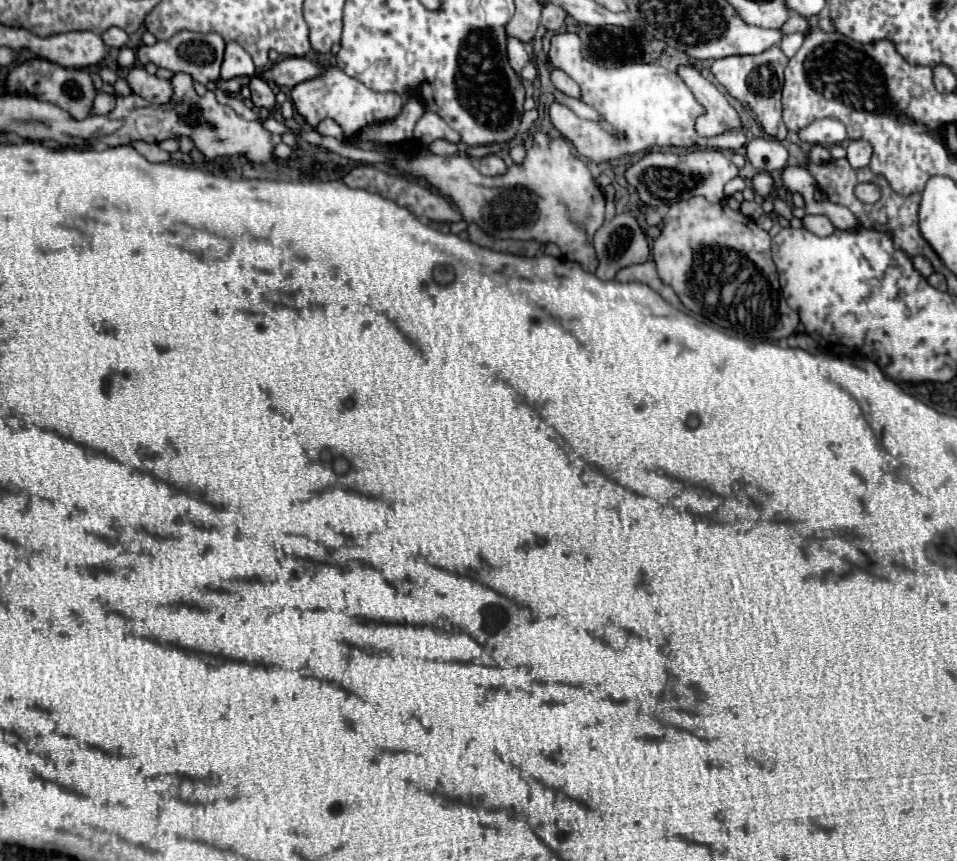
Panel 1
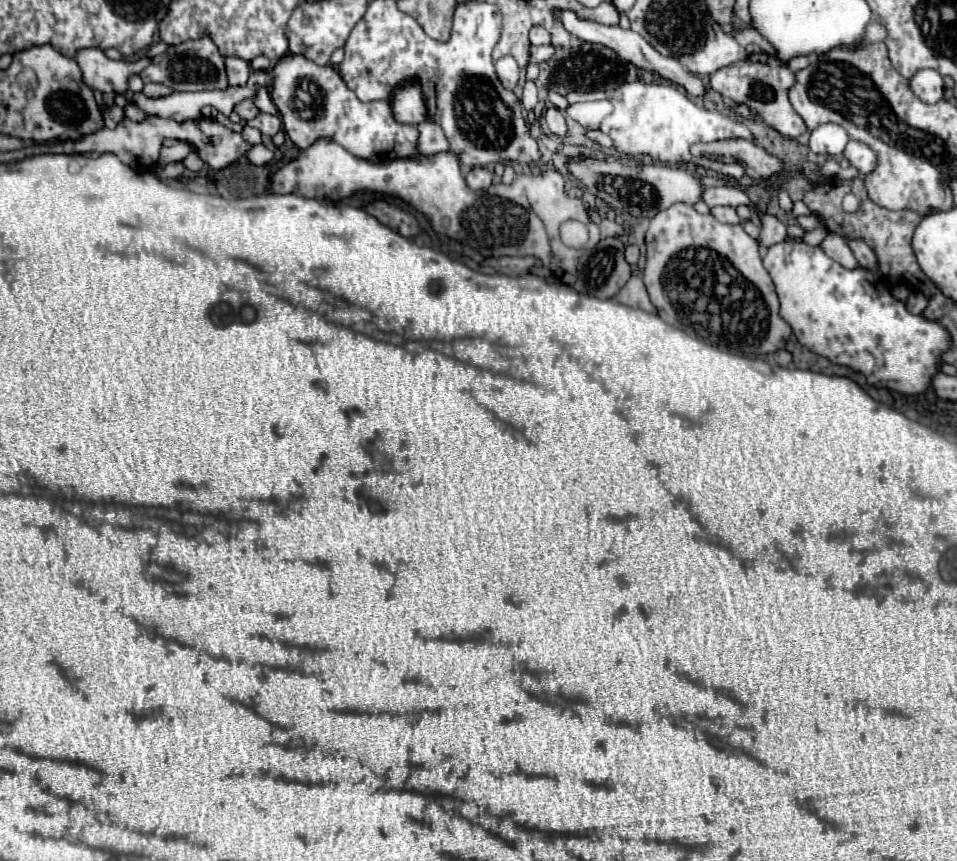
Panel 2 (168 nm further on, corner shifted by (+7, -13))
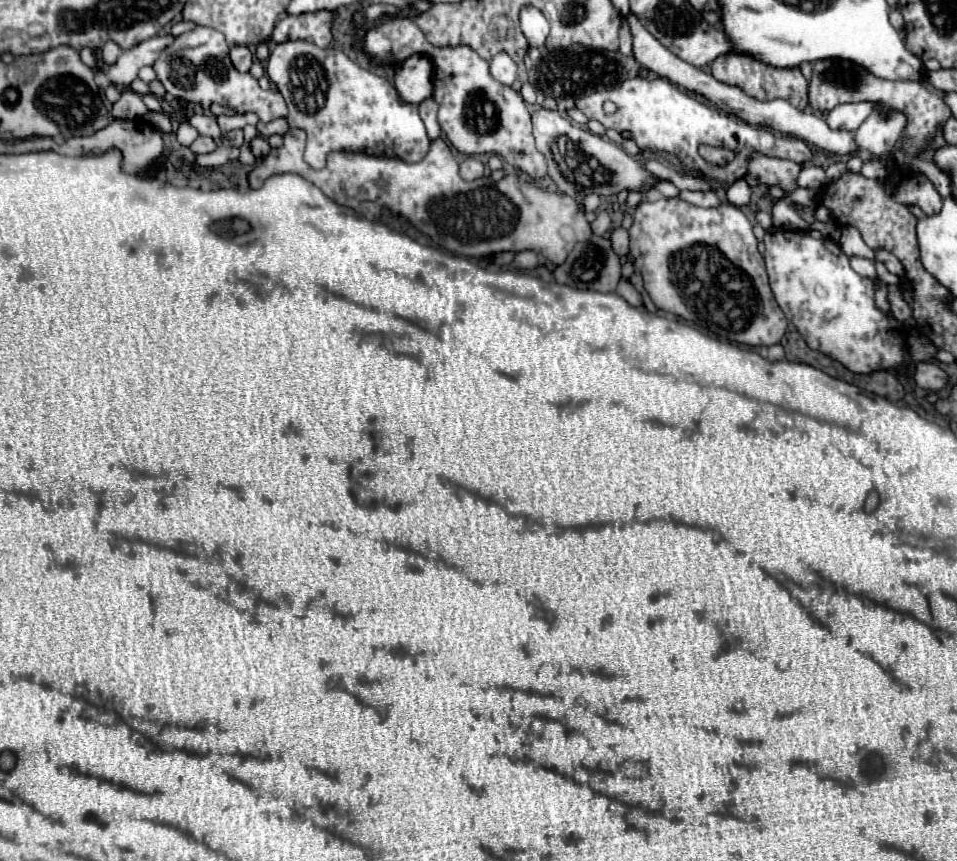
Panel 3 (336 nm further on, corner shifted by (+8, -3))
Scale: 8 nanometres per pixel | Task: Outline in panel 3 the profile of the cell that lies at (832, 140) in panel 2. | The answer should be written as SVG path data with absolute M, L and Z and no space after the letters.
M846 103L834 107L830 113L826 113L828 127L844 129L844 131L856 131L860 123L872 113L872 103Z

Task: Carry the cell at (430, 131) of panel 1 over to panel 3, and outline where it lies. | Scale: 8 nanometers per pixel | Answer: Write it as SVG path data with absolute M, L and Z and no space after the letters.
M432 97L426 99L426 101L422 101L422 103L418 105L418 109L420 109L420 117L422 117L424 125L426 125L426 131L428 131L430 141L432 141L432 139L438 139L442 131L440 131L438 119L436 119L436 111L438 111L438 107L436 107L436 103L432 101Z

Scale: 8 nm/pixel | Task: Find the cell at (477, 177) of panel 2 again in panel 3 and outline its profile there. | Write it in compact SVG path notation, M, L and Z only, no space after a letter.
M466 157L462 163L460 163L460 175L466 179L466 181L474 181L474 179L480 179L484 175L484 163L476 157Z

